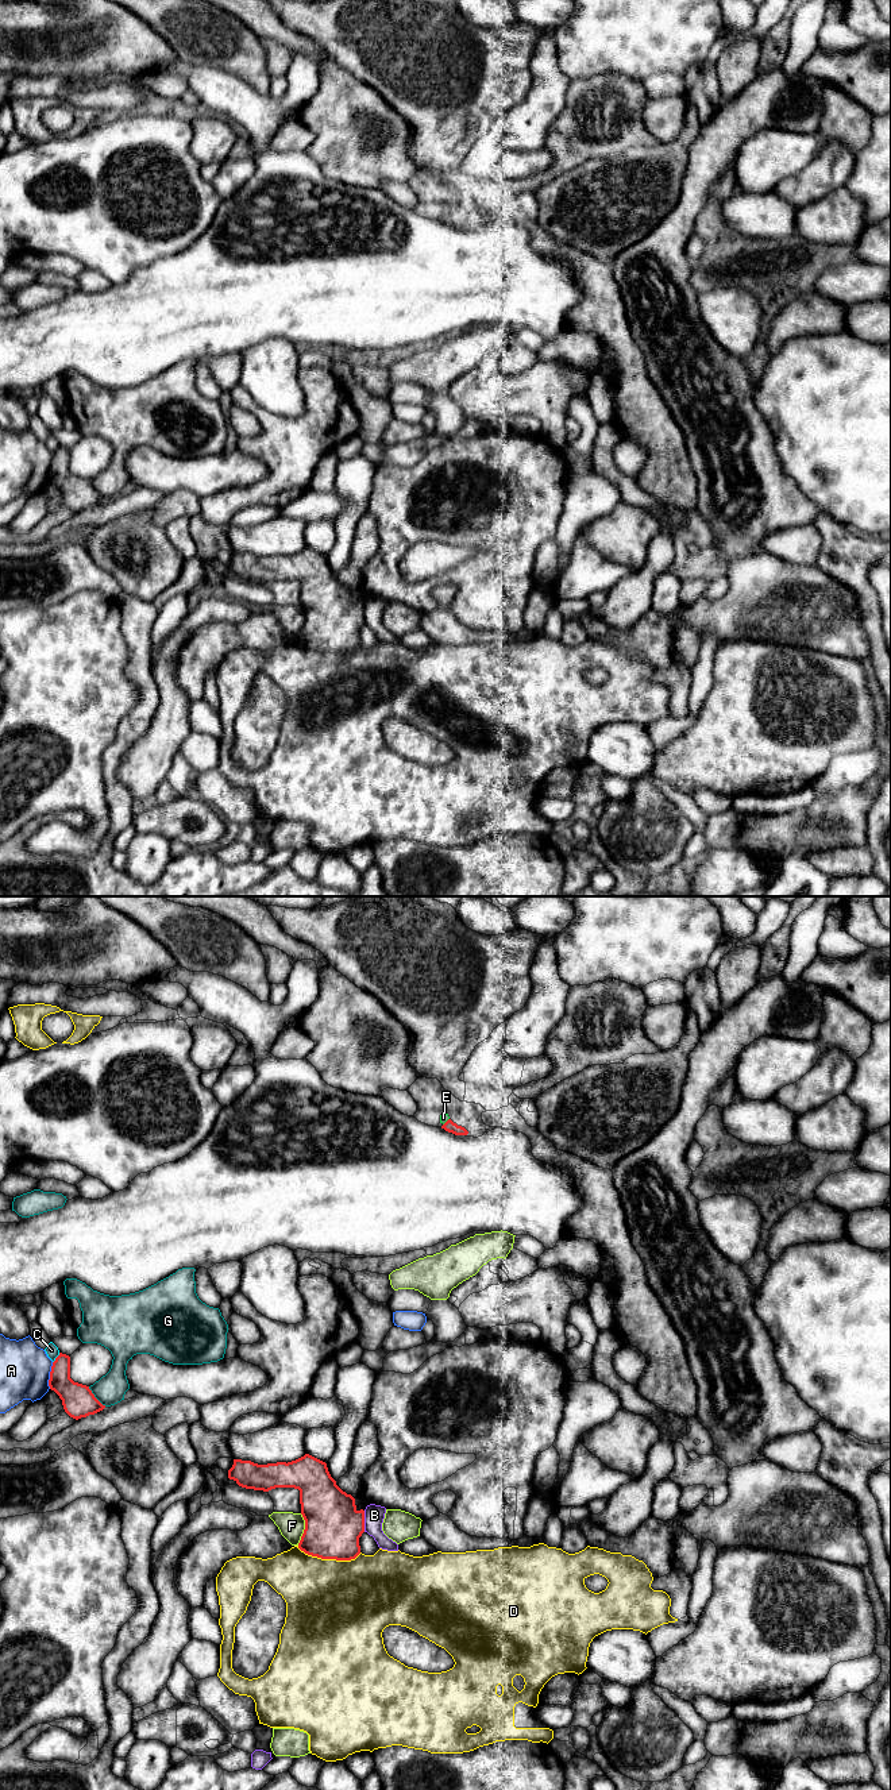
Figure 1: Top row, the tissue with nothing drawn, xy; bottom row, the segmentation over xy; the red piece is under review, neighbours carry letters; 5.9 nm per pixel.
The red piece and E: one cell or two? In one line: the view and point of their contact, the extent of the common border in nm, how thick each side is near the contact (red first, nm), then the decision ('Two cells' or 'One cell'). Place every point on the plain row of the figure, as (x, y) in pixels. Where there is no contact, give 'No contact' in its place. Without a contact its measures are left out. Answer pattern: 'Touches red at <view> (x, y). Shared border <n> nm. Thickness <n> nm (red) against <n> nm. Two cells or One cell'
Touches red at xy (446, 215). Shared border 60 nm. Thickness 70 nm (red) against 50 nm. One cell

